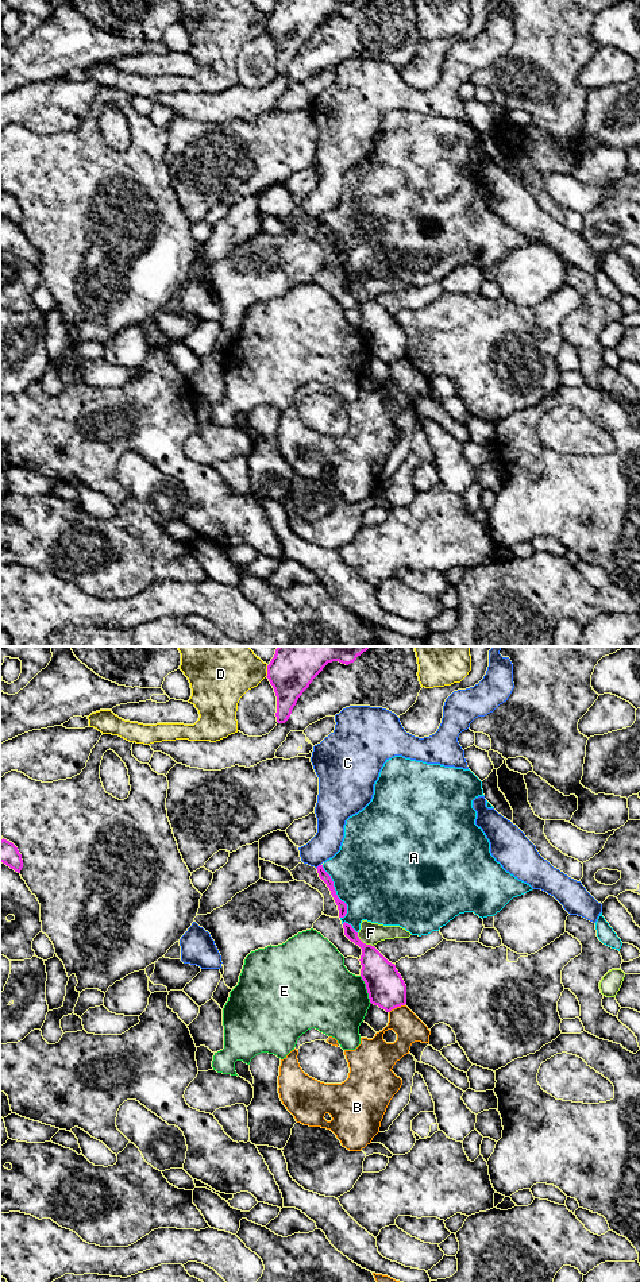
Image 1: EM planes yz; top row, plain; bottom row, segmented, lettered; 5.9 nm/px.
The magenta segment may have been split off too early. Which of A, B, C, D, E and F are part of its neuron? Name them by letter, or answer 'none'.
none

